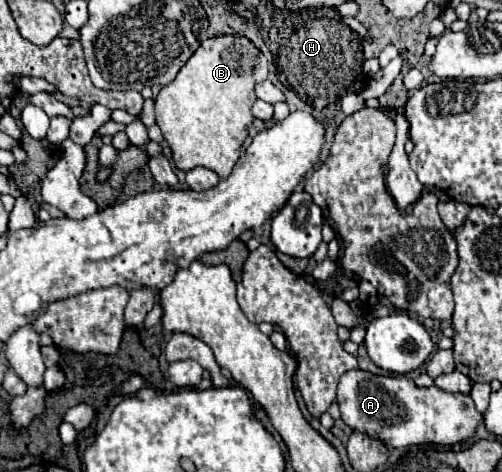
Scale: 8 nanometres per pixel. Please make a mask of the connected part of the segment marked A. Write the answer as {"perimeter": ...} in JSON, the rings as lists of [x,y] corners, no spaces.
{"perimeter":[[[362,369],[346,371],[340,377],[338,405],[348,427],[368,433],[396,449],[422,443],[456,445],[472,437],[478,423],[482,423],[482,415],[474,409],[470,395],[448,393],[434,385],[416,387],[412,379],[396,375],[374,375]]]}

